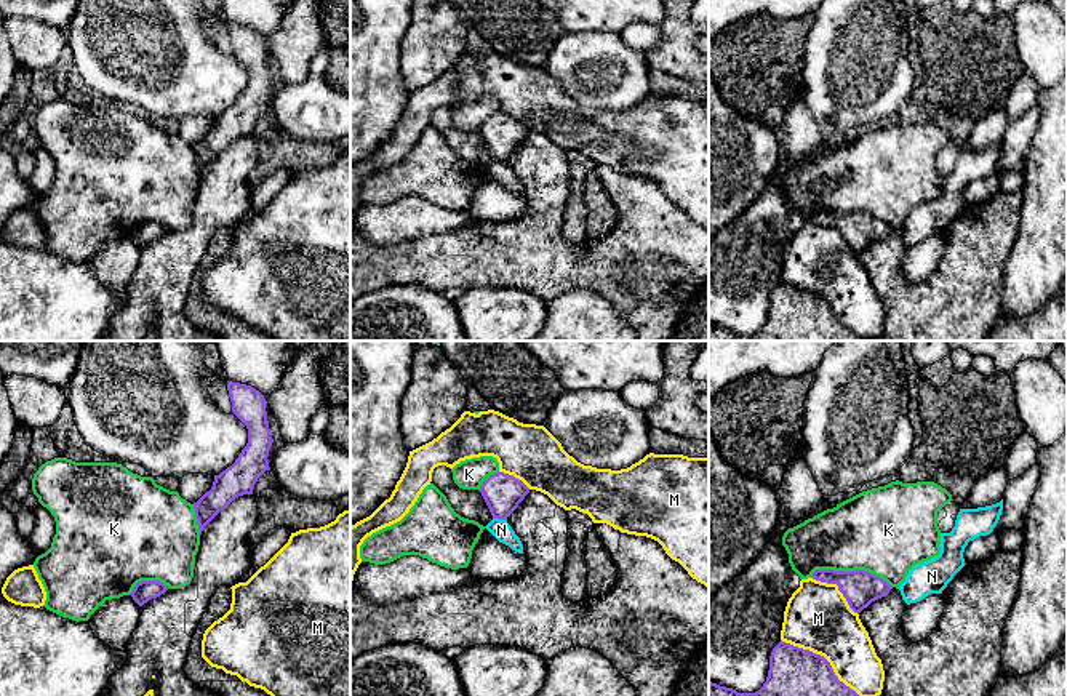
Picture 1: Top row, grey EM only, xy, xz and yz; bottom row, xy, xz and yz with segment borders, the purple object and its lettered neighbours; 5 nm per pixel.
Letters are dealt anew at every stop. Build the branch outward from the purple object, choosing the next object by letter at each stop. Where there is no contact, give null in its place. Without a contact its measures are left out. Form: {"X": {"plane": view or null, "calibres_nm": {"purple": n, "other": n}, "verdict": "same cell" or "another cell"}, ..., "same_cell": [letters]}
{"K": {"plane": "yz", "calibres_nm": {"purple": 180, "other": 420}, "verdict": "another cell"}, "M": {"plane": "yz", "calibres_nm": {"purple": 240, "other": 340}, "verdict": "another cell"}, "N": {"plane": "xz", "calibres_nm": {"purple": 200, "other": 100}, "verdict": "another cell"}, "same_cell": []}

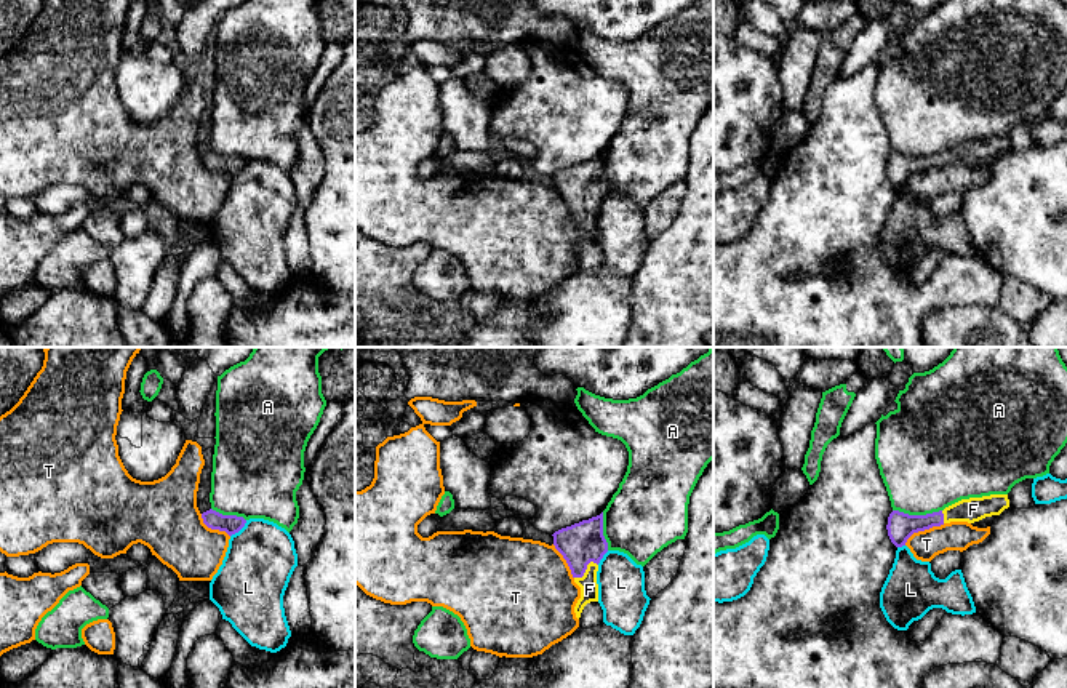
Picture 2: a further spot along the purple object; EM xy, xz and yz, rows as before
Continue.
{"A": {"plane": "yz", "calibres_nm": {"purple": 140, "other": 440}, "verdict": "another cell"}, "F": {"plane": "xz", "calibres_nm": {"purple": 200, "other": 100}, "verdict": "same cell"}, "L": {"plane": "xy", "calibres_nm": {"purple": 100, "other": 340}, "verdict": "another cell"}, "T": {"plane": "yz", "calibres_nm": {"purple": 140, "other": 150}, "verdict": "another cell"}, "same_cell": ["F"]}

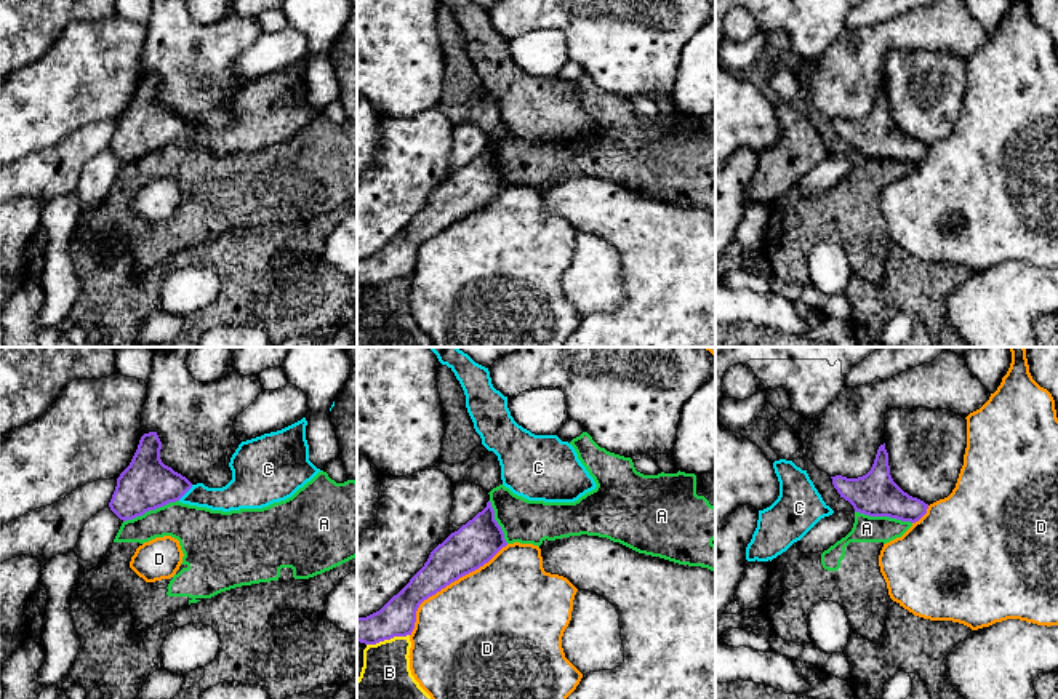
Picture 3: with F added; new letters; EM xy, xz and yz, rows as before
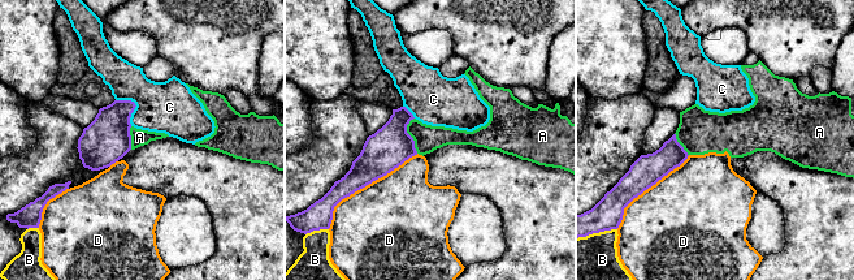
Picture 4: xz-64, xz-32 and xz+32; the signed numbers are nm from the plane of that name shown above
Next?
{"A": {"plane": "yz", "calibres_nm": {"purple": 220, "other": 130}, "verdict": "another cell"}, "B": {"plane": "xz", "calibres_nm": {"purple": 180, "other": 240}, "verdict": "another cell"}, "C": {"plane": "xy", "calibres_nm": {"purple": 260, "other": 140}, "verdict": "another cell"}, "D": {"plane": "xz", "calibres_nm": {"purple": 220, "other": 500}, "verdict": "another cell"}, "same_cell": []}

